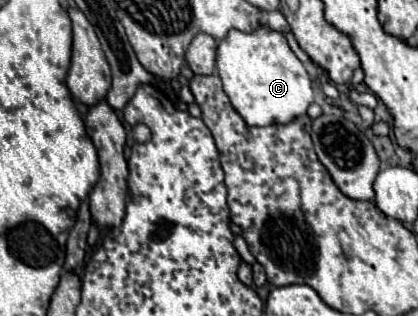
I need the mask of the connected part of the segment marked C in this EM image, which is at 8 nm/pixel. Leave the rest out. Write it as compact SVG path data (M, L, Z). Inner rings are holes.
M257 26L251 32L231 30L217 48L217 74L233 108L249 126L291 122L313 104L309 72L289 48L287 38L269 26Z

